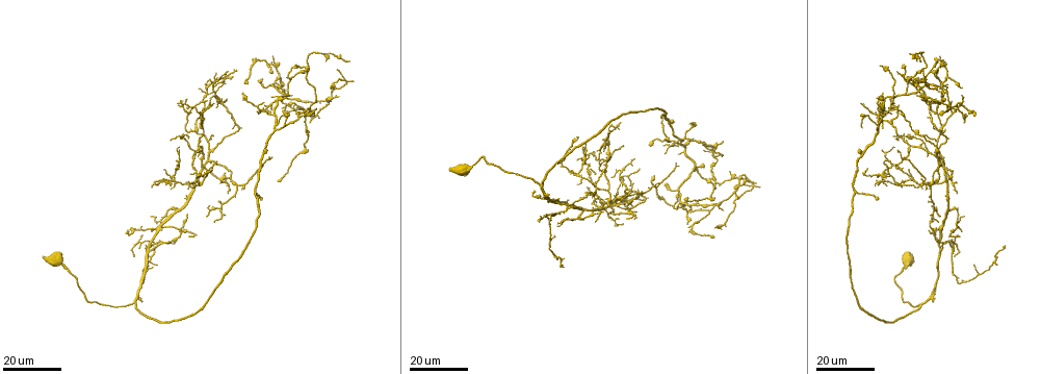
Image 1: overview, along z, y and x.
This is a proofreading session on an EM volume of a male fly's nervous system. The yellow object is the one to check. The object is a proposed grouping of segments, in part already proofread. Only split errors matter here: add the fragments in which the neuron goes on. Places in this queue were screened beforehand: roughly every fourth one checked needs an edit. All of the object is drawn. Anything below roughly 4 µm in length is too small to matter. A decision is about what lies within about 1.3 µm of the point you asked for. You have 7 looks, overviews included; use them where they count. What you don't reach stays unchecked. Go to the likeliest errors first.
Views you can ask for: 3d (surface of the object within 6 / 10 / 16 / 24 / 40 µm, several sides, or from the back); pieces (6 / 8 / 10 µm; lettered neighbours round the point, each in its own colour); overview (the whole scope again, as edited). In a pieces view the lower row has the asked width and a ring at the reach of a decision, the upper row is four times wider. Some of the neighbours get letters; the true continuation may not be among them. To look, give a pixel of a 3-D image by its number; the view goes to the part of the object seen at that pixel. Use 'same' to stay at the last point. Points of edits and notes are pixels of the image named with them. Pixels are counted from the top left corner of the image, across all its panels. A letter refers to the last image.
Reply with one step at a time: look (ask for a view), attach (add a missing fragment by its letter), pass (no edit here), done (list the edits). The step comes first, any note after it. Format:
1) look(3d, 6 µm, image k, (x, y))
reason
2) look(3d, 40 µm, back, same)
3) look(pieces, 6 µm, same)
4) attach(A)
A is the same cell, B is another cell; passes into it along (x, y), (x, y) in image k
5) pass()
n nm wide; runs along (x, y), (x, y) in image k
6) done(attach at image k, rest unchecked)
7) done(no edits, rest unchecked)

look(3d, 16 µm, image 1, (596, 221))
free end

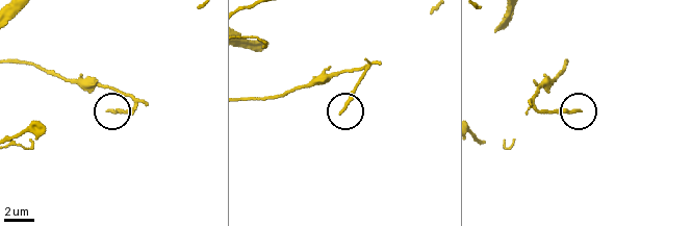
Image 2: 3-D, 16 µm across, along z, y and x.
look(pieces, 8 µm, image 2, (341, 111))

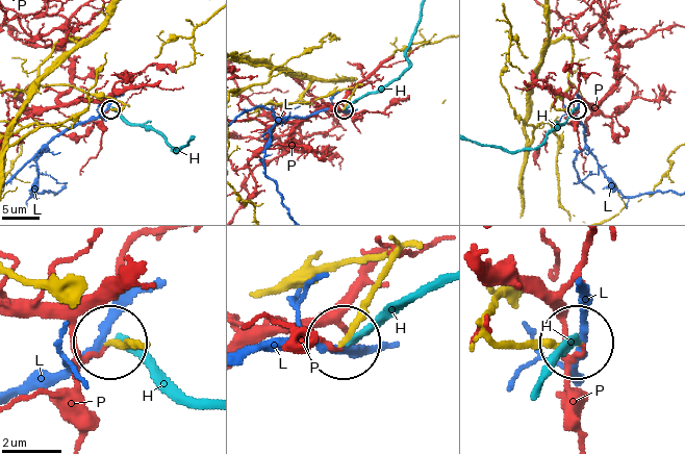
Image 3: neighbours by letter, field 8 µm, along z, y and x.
pass()
180 nm wide; H, L and P are other cells; no lettered fragment goes on from it

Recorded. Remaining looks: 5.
look(3d, 16 µm, image 1, (879, 64))
end of a long branch

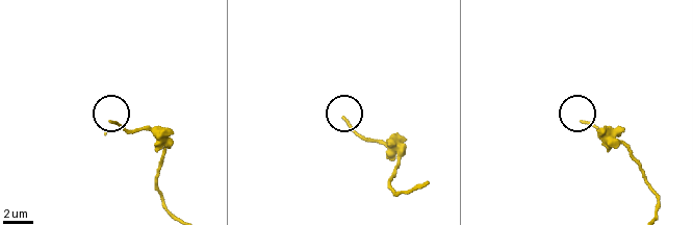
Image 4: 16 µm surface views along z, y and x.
look(pieces, 8 µm, image 4, (582, 123))

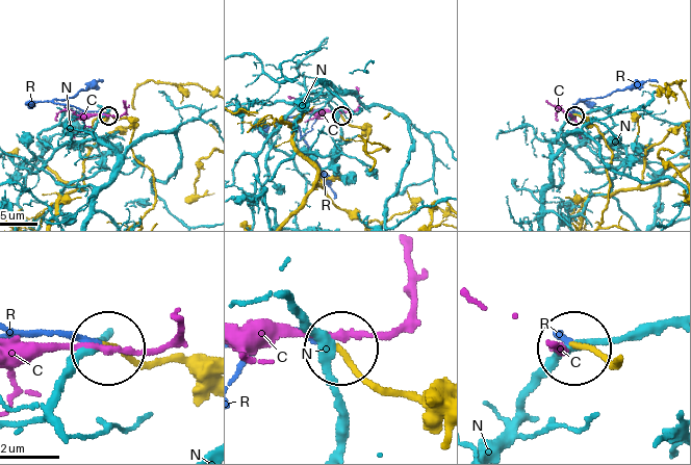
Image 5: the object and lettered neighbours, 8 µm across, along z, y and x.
attach(R)
R is the same cell, C and N are other cells; it goes on there

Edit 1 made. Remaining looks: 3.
look(overview)

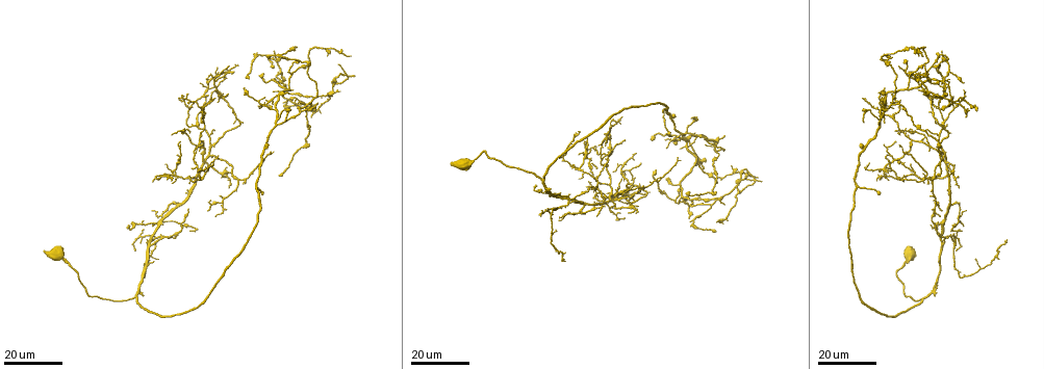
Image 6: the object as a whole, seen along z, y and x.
look(3d, 24 µm, image 6, (270, 152))
free end

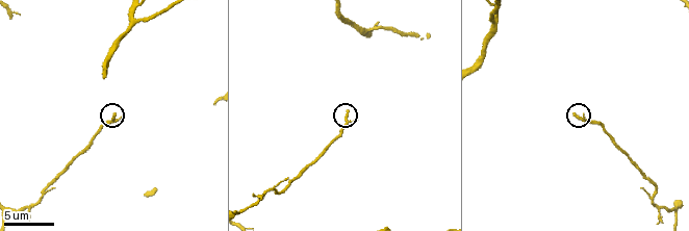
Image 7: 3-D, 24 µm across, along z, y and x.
look(pieces, 10 µm, image 7, (573, 113))

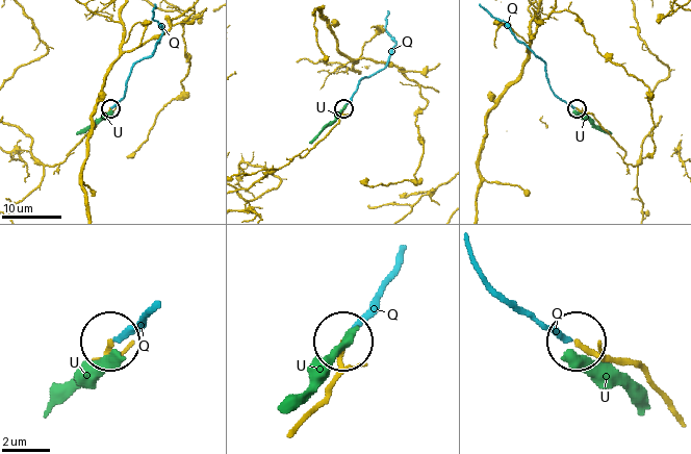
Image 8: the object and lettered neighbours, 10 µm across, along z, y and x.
pass()
Q and U are other cells; no lettered fragment goes on from it

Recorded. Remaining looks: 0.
done(attach at image 5, rest unchecked)

